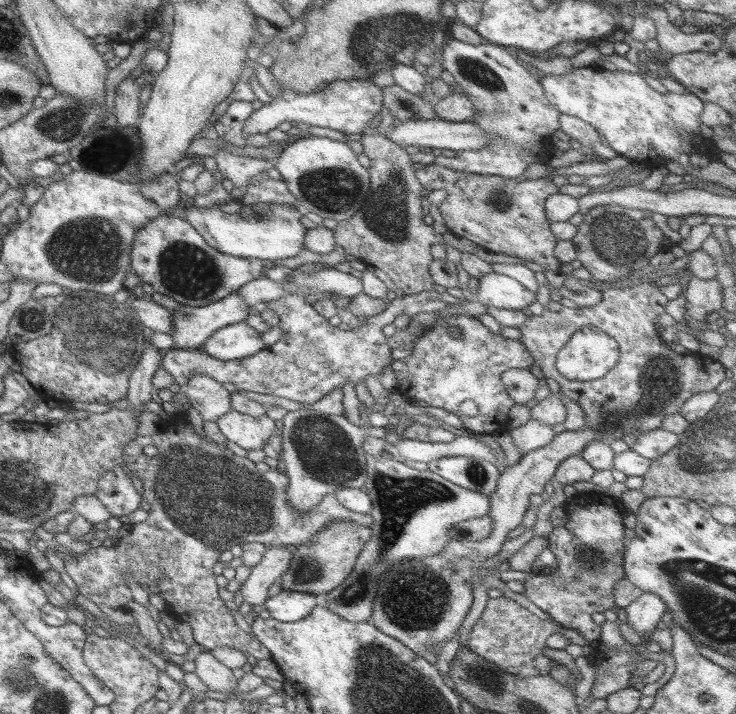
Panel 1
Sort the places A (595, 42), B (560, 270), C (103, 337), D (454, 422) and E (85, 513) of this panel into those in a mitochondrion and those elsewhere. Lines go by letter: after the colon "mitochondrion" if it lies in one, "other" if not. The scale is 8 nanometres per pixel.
A: other
B: other
C: mitochondrion
D: other
E: other

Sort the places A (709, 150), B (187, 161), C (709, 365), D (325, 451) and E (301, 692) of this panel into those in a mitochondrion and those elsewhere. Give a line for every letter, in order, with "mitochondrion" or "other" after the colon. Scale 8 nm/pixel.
A: other
B: other
C: other
D: mitochondrion
E: other

